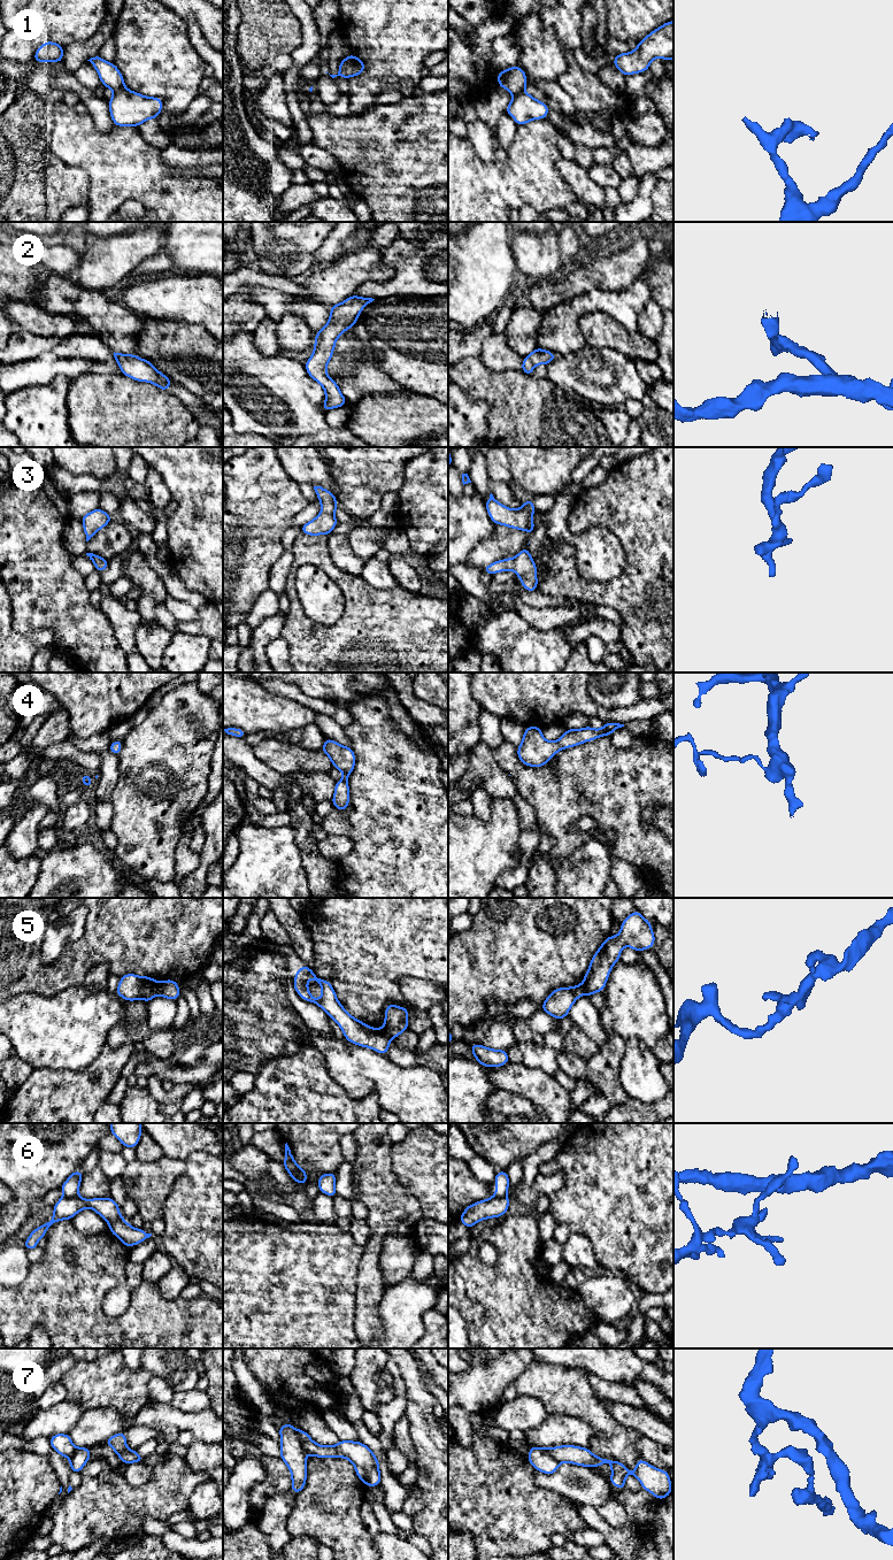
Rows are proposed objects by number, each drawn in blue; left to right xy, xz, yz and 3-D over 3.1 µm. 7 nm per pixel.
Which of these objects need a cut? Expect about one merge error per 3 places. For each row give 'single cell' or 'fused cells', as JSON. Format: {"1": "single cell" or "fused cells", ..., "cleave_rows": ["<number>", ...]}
{"1": "fused cells", "2": "single cell", "3": "single cell", "4": "single cell", "5": "fused cells", "6": "fused cells", "7": "fused cells", "cleave_rows": ["1", "5", "6", "7"]}

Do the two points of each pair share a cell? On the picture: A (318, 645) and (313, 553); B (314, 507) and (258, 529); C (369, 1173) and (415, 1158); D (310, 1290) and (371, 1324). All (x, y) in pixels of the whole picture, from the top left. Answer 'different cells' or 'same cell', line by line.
A: same cell
B: different cells
C: different cells
D: different cells

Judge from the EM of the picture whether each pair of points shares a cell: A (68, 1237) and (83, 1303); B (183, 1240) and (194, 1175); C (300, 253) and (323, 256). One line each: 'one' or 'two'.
A: one
B: one
C: two

